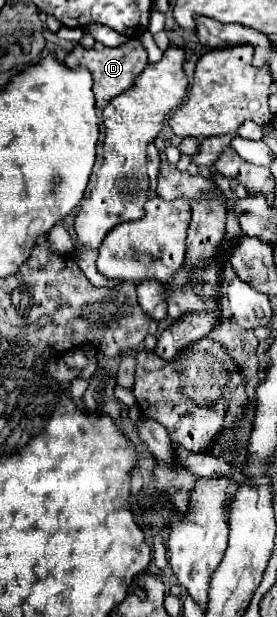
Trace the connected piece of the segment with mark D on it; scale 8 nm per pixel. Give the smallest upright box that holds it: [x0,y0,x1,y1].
[65,39,147,109]

